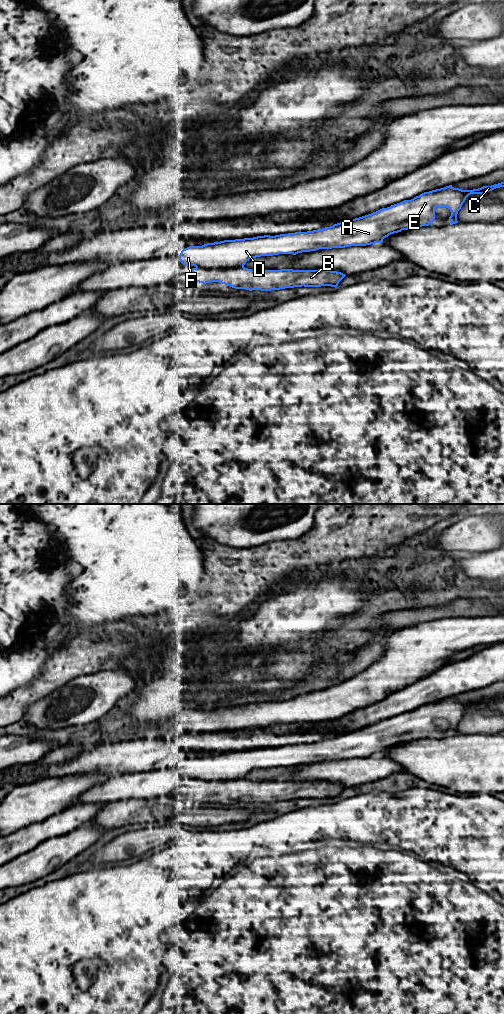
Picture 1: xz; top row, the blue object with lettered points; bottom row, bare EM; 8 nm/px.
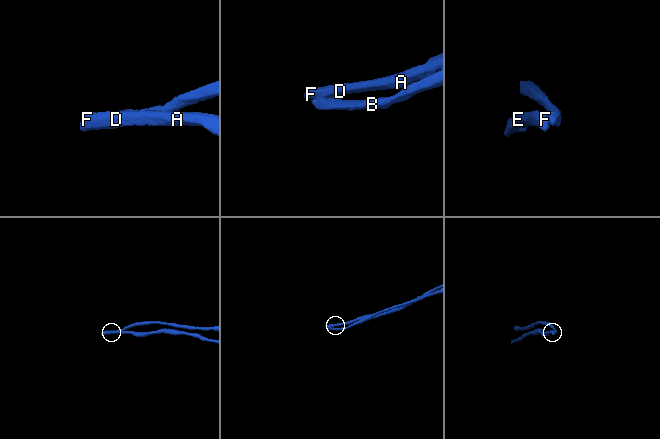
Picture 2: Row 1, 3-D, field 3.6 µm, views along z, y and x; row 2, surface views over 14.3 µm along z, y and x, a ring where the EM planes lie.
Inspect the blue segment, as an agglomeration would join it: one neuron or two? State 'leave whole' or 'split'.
split

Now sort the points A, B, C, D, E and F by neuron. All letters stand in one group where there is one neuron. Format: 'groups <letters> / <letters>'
groups A C D E F / B

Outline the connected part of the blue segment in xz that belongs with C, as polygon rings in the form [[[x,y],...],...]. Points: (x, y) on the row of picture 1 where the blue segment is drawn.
[[[504,182],[473,190],[449,185],[318,230],[189,246],[181,251],[179,260],[185,266],[232,269],[244,267],[247,261],[261,256],[296,255],[319,249],[381,243],[384,238],[402,230],[429,226],[435,219],[436,207],[448,208],[451,212],[450,225],[456,224],[458,211],[469,195],[485,194],[500,187],[504,187]]]

